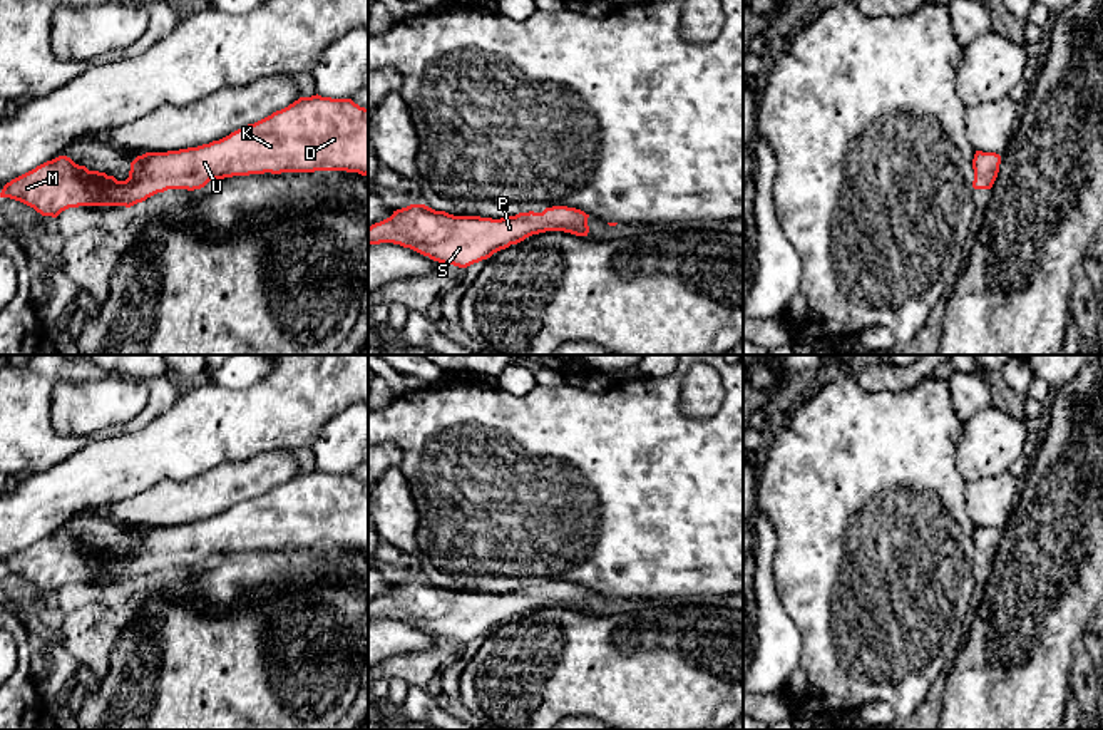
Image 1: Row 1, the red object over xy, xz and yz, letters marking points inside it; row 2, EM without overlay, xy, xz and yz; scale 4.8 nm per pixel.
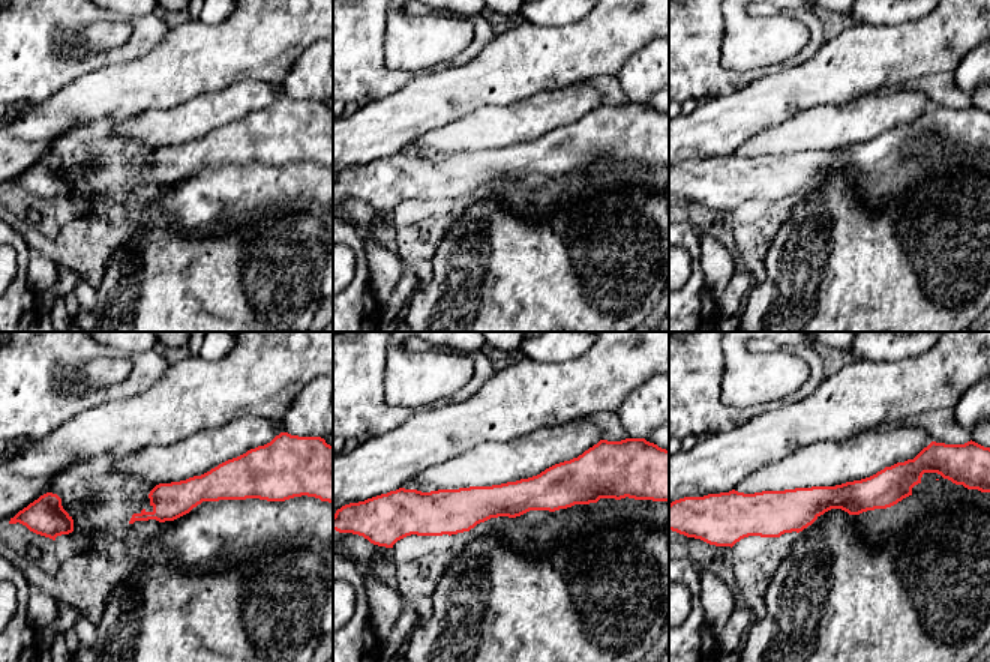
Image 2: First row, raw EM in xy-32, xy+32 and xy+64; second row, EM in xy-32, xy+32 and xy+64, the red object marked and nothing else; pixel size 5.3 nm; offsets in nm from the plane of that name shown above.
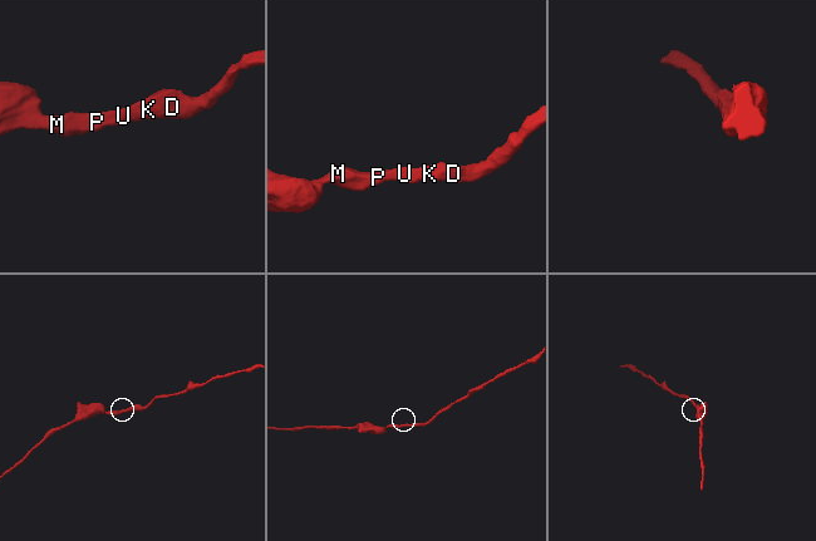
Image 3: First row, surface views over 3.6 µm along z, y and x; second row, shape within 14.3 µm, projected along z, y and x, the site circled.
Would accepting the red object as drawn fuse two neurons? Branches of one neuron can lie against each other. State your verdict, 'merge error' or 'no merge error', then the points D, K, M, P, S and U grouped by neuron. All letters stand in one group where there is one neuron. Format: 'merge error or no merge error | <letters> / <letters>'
no merge error | D K M P S U

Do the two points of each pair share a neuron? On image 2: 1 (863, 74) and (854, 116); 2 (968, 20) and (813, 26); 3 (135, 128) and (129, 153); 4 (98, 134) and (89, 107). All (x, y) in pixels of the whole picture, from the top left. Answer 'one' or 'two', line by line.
1: two
2: two
3: two
4: two

